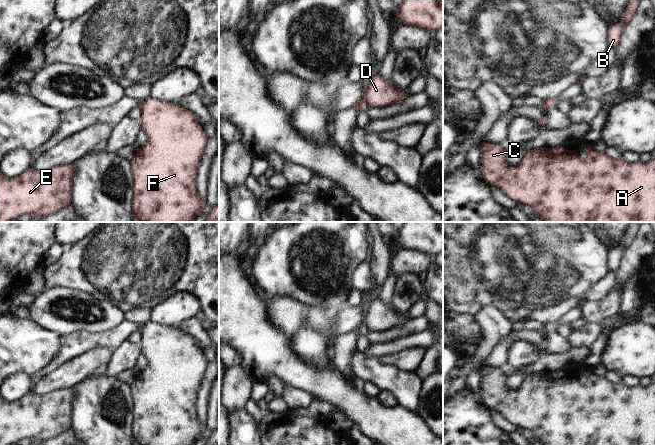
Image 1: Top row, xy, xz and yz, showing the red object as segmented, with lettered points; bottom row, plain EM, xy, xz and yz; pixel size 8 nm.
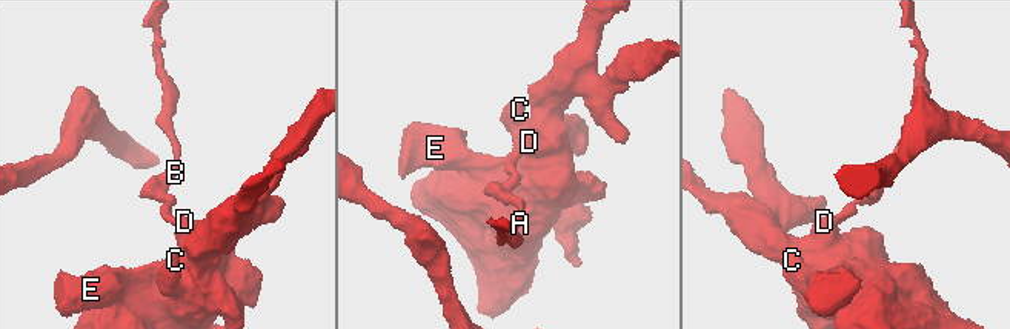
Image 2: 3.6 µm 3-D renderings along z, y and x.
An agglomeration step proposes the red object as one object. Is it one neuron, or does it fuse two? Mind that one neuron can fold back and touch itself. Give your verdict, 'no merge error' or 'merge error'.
merge error

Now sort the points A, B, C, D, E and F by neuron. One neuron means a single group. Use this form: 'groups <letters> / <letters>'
groups A C D E F / B

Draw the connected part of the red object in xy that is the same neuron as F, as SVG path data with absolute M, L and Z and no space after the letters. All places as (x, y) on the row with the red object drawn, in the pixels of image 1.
M148 97L140 105L142 116L138 120L147 141L139 149L130 162L134 195L132 198L132 214L136 222L191 222L205 208L206 199L196 189L196 175L208 138L203 128L196 122L194 114L179 104L161 102Z

